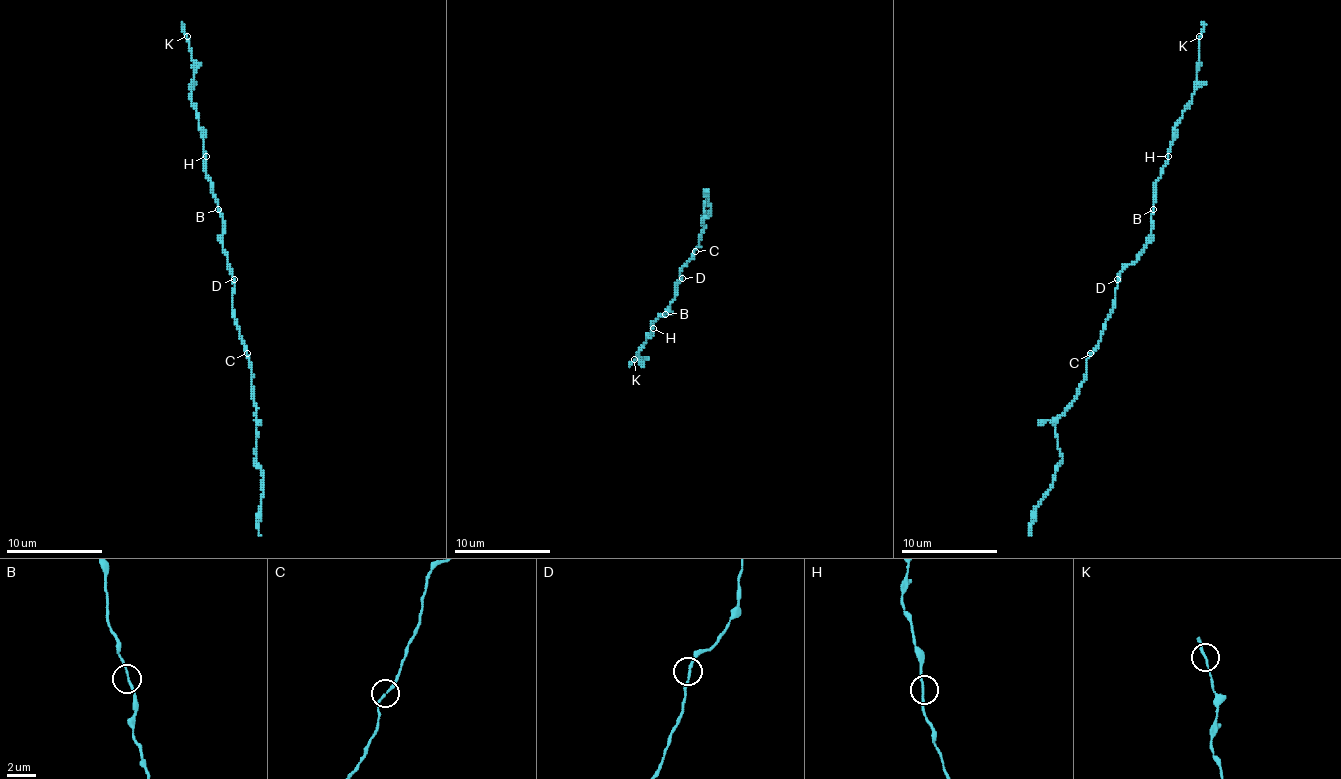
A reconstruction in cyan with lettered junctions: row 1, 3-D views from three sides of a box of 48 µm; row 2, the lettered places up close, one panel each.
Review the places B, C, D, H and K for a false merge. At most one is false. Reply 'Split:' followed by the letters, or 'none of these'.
Split: none of these

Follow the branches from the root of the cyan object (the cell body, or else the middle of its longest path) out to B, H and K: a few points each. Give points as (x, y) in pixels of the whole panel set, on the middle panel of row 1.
B: (680, 280), (670, 311), (665, 314)
H: (680, 280), (670, 311), (658, 319), (653, 328)
K: (680, 280), (670, 311), (653, 323), (639, 350), (641, 357), (634, 359)

